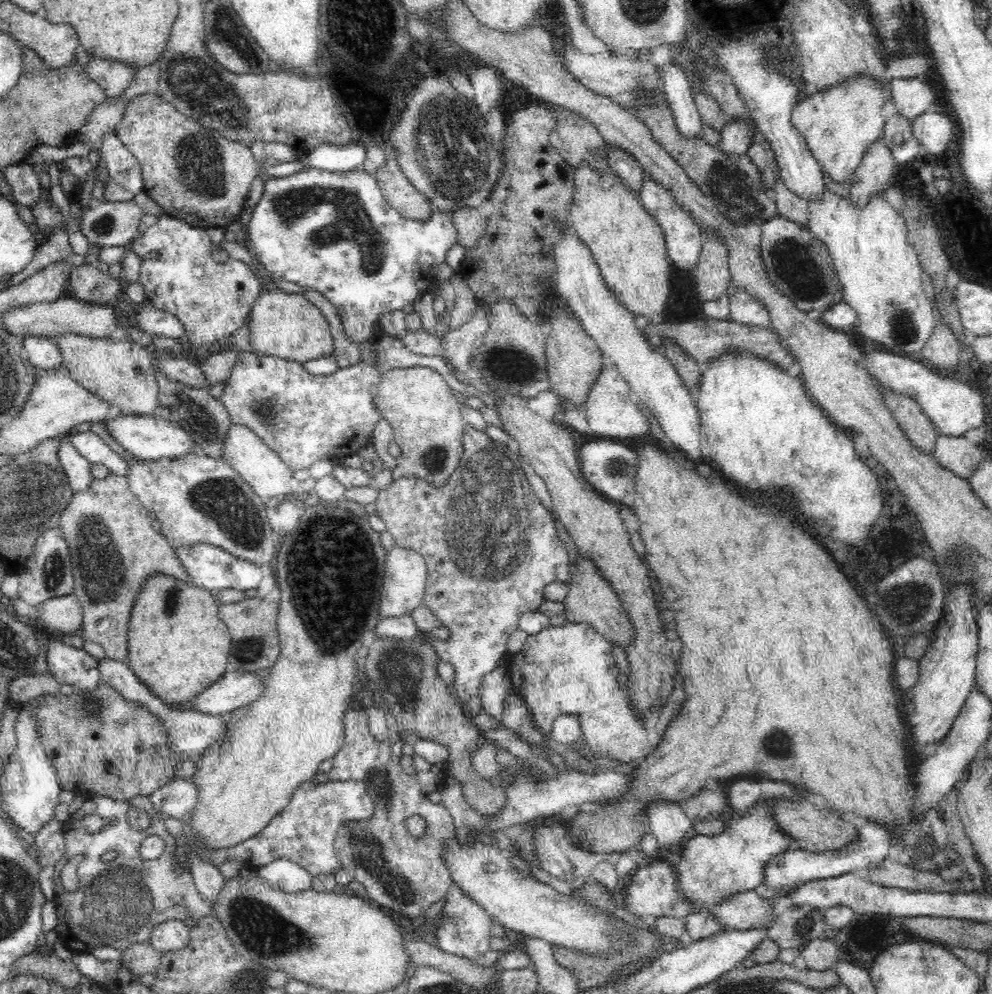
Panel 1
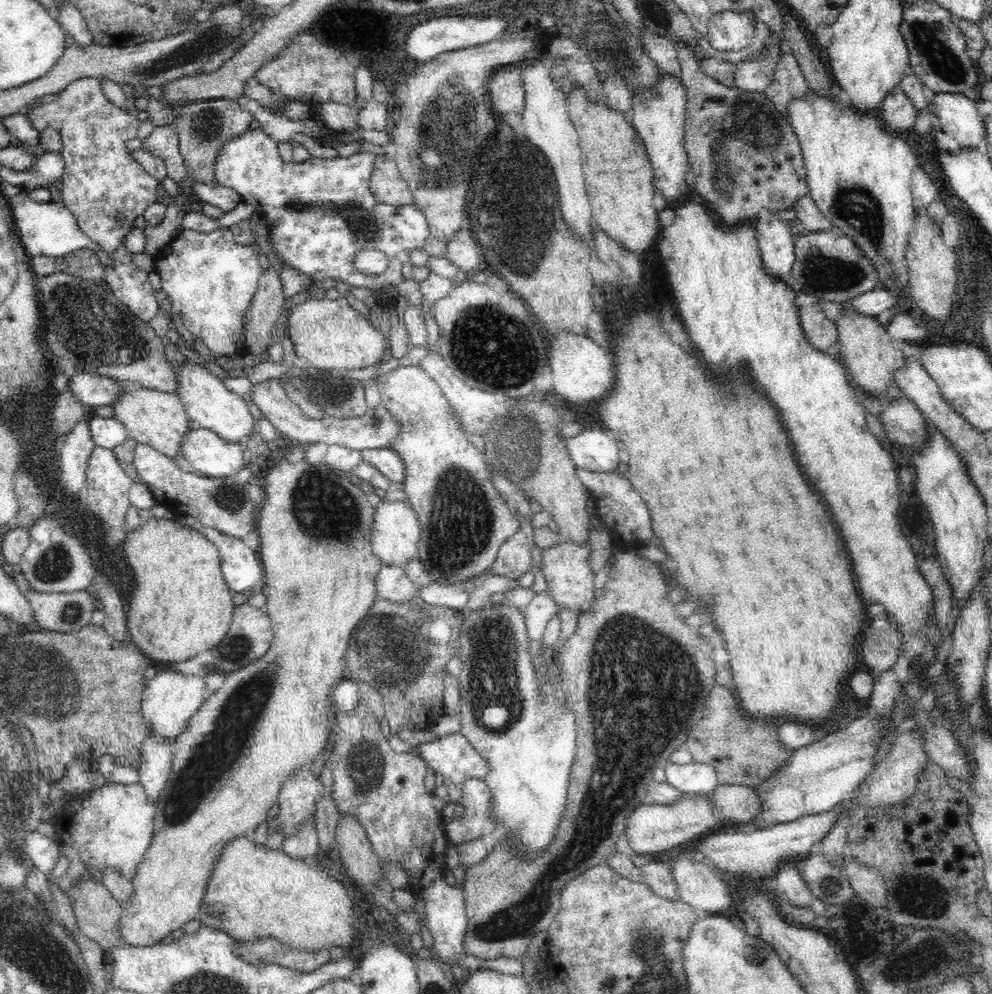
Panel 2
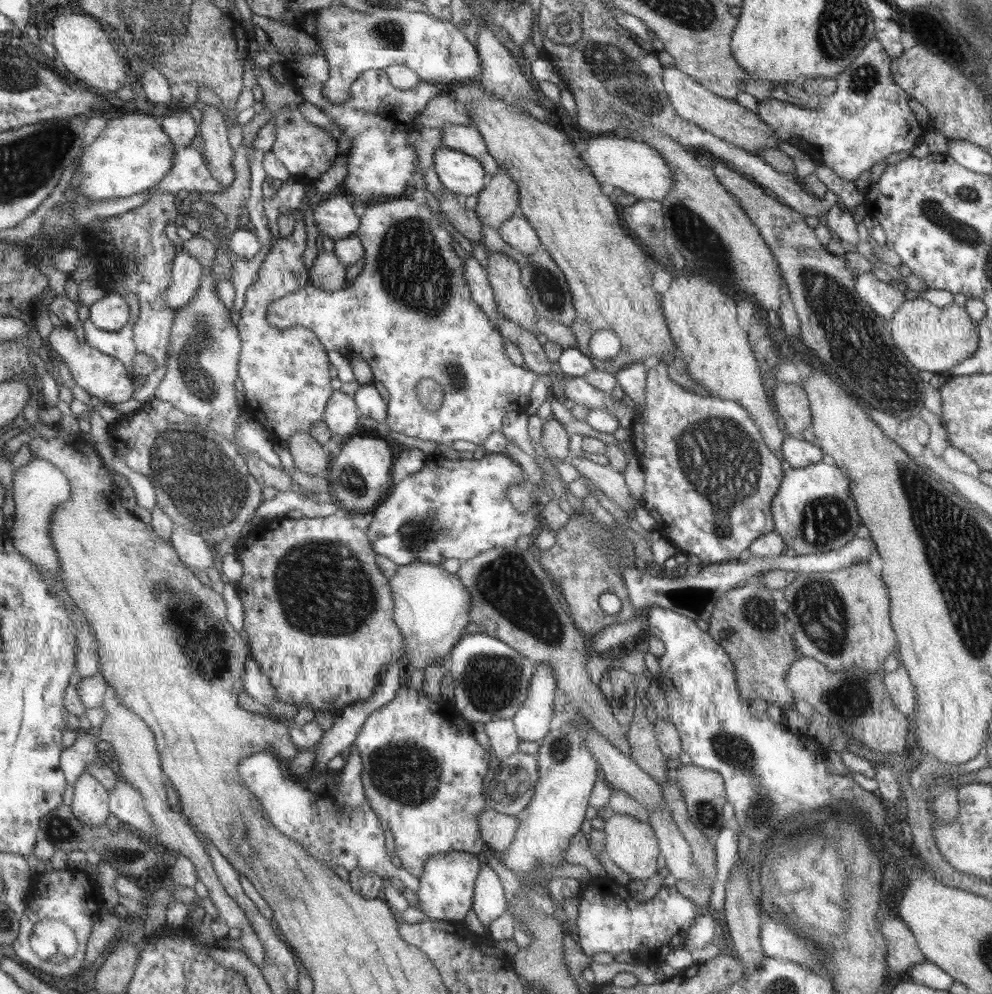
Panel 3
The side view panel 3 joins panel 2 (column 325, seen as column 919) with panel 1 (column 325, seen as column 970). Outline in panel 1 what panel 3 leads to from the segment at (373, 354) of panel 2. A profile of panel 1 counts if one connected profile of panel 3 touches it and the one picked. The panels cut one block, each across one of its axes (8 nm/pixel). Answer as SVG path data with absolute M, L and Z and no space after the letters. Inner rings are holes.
M271 286L270 290L263 289L251 306L248 328L252 351L259 355L275 356L300 364L334 355L334 340L328 321L320 309L306 300L303 294L287 294L275 286Z

